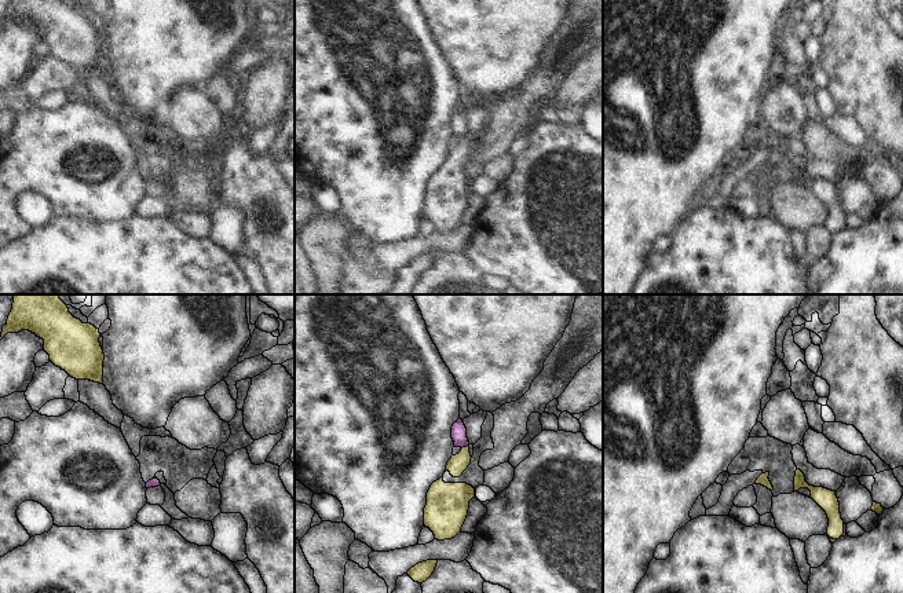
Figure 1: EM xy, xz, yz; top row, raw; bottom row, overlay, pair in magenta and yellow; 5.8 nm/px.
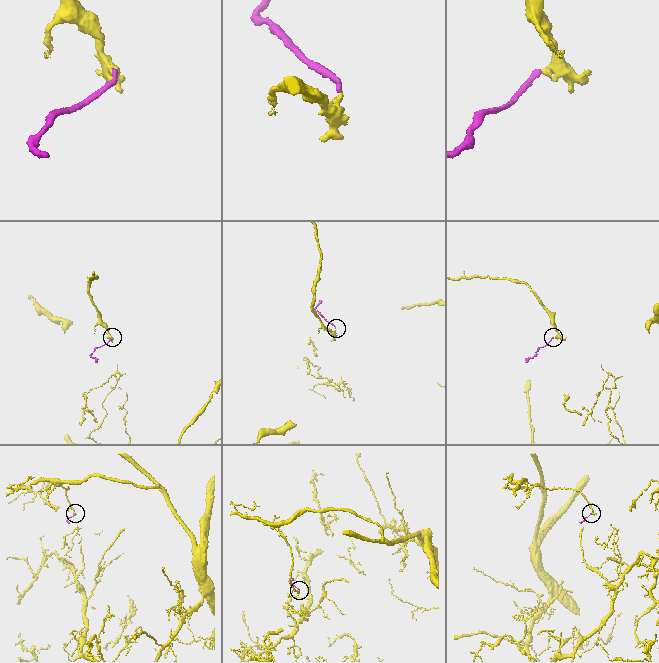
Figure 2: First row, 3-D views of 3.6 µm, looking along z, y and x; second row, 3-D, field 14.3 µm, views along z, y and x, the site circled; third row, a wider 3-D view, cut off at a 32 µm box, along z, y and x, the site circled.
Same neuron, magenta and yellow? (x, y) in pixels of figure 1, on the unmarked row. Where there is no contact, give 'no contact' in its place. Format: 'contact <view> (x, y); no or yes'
contact xz (464, 138); yes

